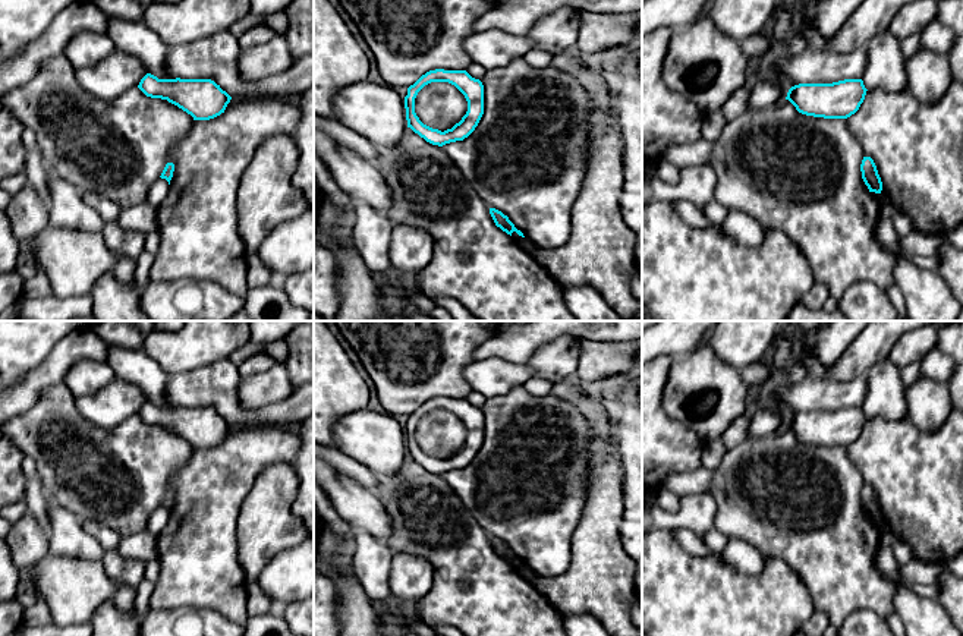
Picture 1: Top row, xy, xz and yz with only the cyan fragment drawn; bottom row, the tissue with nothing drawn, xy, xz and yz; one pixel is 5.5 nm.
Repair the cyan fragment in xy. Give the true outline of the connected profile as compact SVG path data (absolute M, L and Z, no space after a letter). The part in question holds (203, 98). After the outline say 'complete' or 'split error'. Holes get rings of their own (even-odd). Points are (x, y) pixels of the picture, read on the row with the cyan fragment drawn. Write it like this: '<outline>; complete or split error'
M147 73L138 88L151 98L167 100L193 120L210 120L224 113L232 97L211 79L158 79Z; complete

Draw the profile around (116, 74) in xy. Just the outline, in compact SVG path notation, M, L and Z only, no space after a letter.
M117 50L95 64L75 70L81 88L106 101L138 86L145 75L147 69L138 57Z

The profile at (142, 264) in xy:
M144 251L135 262L136 265L135 278L139 290L145 289L151 283L150 280L151 262L152 262L152 255L148 254L147 251Z

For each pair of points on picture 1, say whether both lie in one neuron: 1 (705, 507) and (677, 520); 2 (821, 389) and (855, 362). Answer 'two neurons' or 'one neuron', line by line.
1: one neuron
2: two neurons

